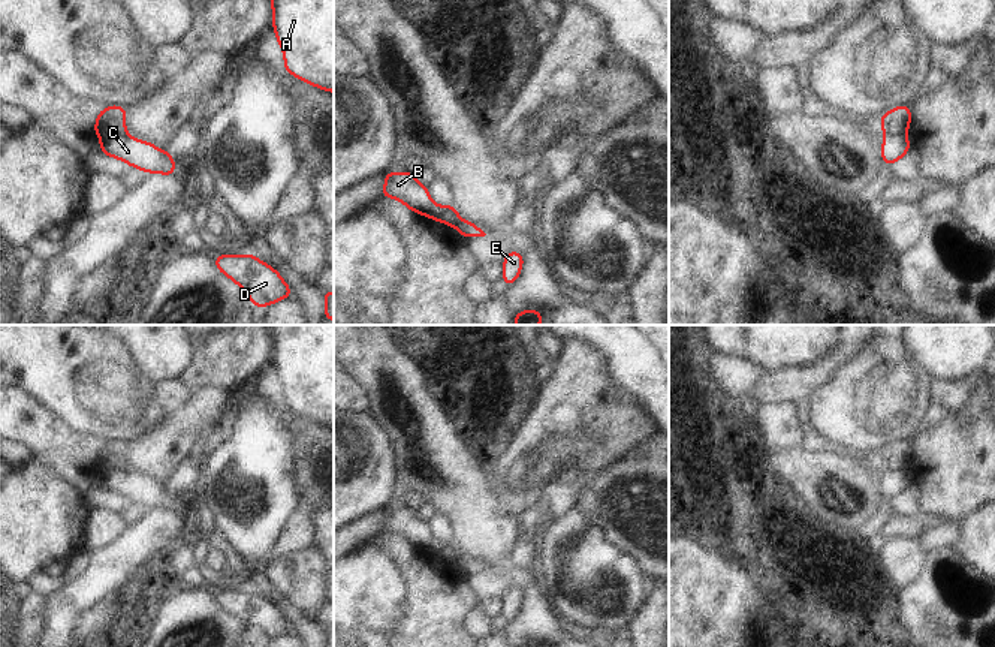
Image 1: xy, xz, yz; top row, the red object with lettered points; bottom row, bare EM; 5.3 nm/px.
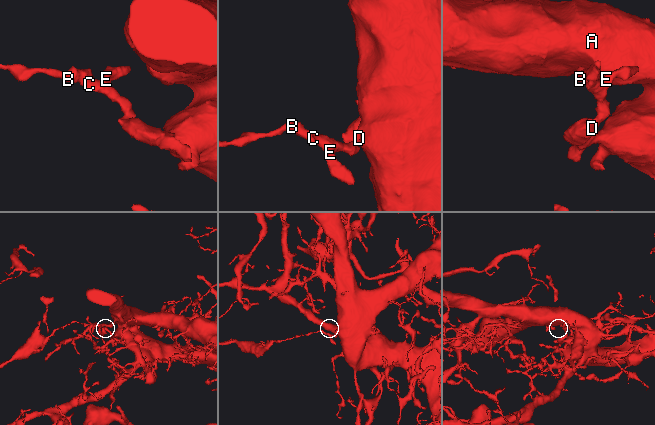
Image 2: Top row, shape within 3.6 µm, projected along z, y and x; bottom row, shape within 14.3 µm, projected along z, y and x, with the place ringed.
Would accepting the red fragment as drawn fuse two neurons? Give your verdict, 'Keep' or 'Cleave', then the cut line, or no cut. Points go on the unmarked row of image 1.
Cleave. Split along xz (458, 554), (469, 562), (472, 571)

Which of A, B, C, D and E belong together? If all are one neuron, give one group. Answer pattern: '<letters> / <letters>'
A C D E / B

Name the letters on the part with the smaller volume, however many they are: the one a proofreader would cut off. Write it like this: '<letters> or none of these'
B

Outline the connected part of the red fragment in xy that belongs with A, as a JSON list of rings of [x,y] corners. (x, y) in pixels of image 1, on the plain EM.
[[[268,325],[272,364],[284,391],[283,404],[320,425],[334,428],[334,325]]]

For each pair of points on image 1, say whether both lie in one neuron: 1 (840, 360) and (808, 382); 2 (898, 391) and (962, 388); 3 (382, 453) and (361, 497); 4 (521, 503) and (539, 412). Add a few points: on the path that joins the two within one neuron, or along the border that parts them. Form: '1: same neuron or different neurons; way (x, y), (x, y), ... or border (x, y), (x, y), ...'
1: same neuron; way (832, 361), (816, 375)
2: different neurons; border (932, 379), (929, 402)
3: same neuron; way (371, 463), (361, 475), (361, 487)
4: same neuron; way (521, 481), (521, 468), (534, 453), (539, 435)

